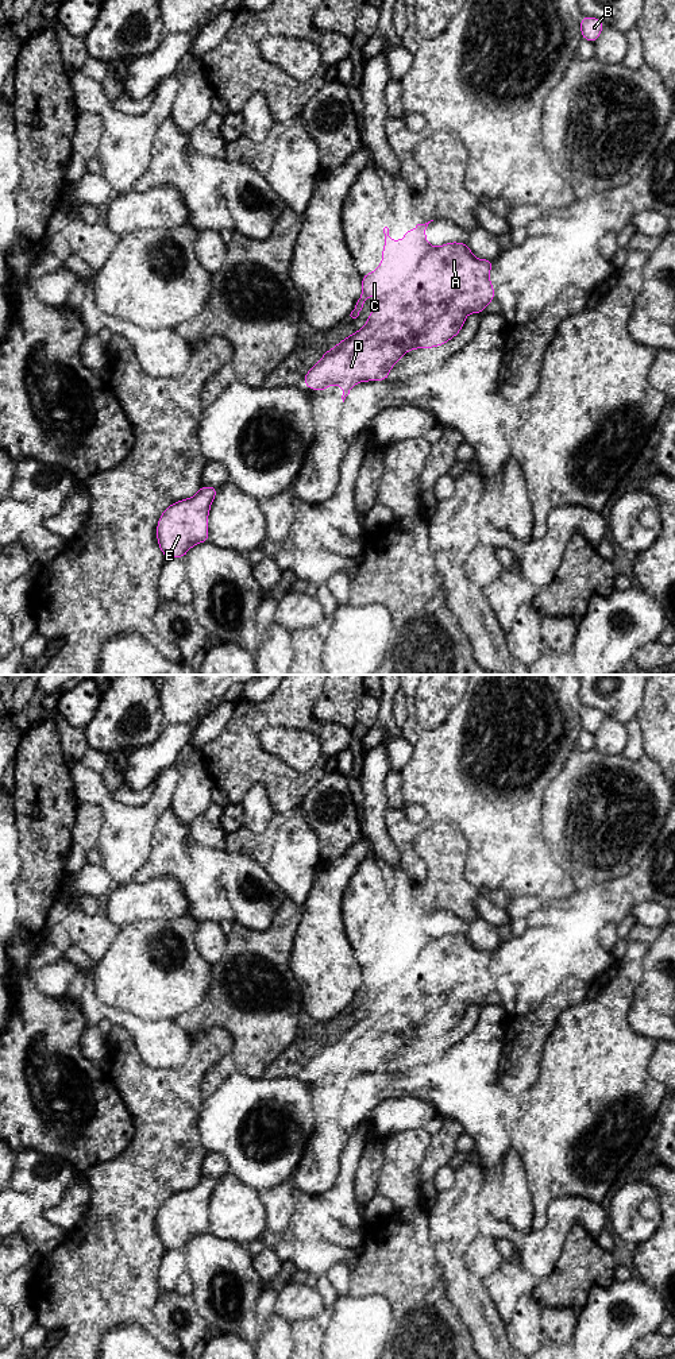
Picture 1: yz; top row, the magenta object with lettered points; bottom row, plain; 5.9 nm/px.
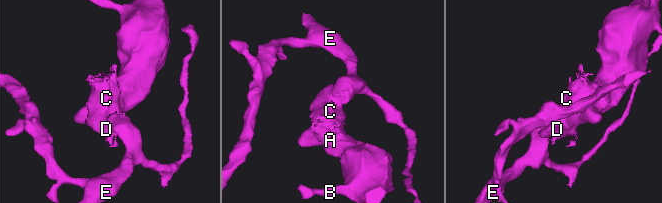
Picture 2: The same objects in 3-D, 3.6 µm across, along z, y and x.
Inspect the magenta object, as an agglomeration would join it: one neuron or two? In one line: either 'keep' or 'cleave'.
keep

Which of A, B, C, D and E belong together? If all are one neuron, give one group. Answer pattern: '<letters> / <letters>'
A B C D E

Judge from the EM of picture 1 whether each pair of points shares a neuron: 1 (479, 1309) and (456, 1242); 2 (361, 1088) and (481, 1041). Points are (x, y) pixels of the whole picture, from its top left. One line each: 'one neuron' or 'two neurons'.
1: one neuron
2: one neuron

